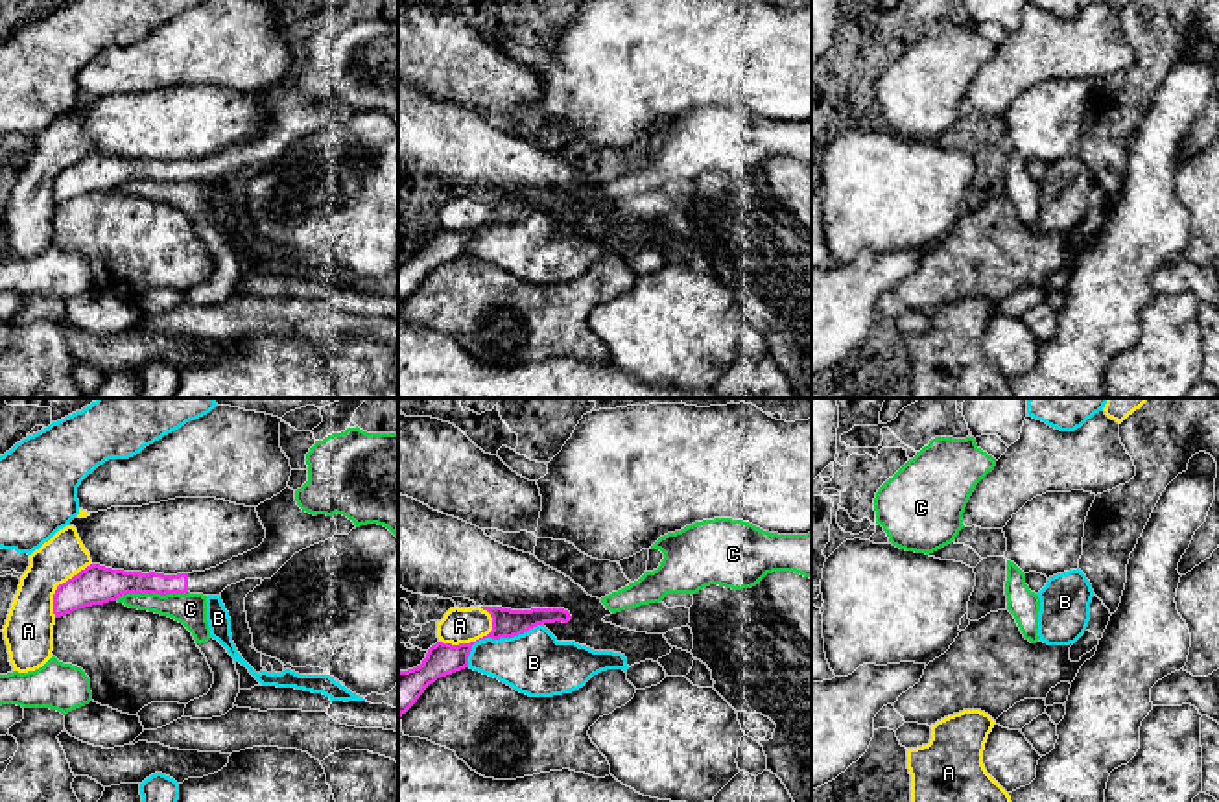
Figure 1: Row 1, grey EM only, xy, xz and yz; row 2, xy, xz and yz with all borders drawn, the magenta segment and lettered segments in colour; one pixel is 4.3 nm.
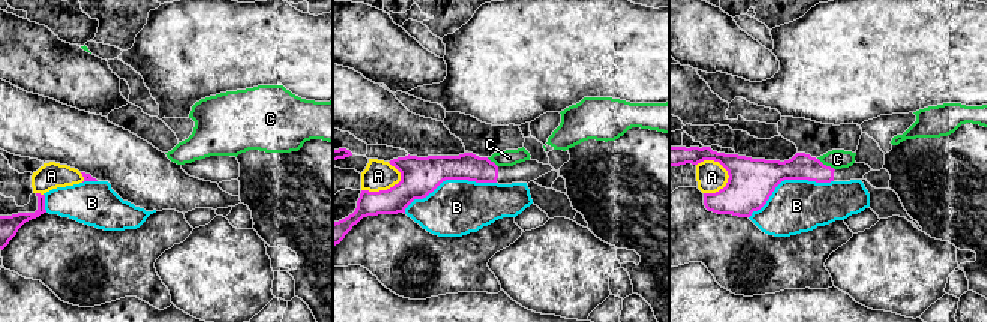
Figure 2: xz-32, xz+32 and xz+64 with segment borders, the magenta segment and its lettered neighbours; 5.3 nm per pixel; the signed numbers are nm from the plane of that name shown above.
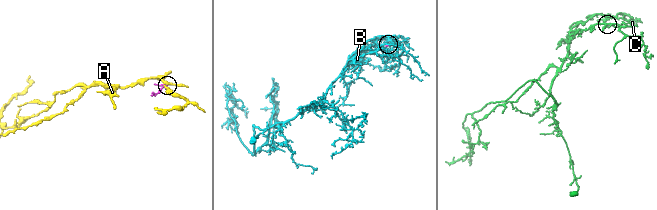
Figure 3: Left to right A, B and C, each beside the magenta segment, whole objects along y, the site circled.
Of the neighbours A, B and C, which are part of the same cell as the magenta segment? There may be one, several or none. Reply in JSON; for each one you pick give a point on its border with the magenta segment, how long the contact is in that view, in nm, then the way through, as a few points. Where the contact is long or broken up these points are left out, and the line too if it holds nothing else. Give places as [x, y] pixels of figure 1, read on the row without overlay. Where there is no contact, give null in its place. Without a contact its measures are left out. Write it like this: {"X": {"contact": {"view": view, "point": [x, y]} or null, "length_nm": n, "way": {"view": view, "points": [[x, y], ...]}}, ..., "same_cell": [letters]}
{"same_cell": []}

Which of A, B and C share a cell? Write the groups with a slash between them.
A / B / C

